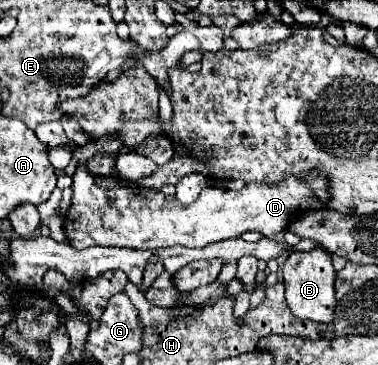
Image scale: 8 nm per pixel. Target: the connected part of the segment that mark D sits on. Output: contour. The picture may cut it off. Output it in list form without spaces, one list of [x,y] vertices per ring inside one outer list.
[[[79,166],[73,174],[73,198],[71,208],[63,216],[63,230],[73,248],[87,248],[87,246],[119,246],[119,248],[135,248],[135,250],[157,250],[167,246],[187,246],[187,248],[203,248],[211,242],[239,238],[243,232],[259,232],[267,238],[277,236],[279,232],[287,230],[287,226],[305,212],[321,210],[329,202],[329,178],[319,170],[303,172],[303,174],[285,174],[279,184],[259,184],[251,182],[245,184],[241,190],[225,190],[225,188],[203,188],[199,198],[185,206],[175,196],[165,196],[159,190],[127,186],[117,190],[103,190],[95,184],[93,176]]]

